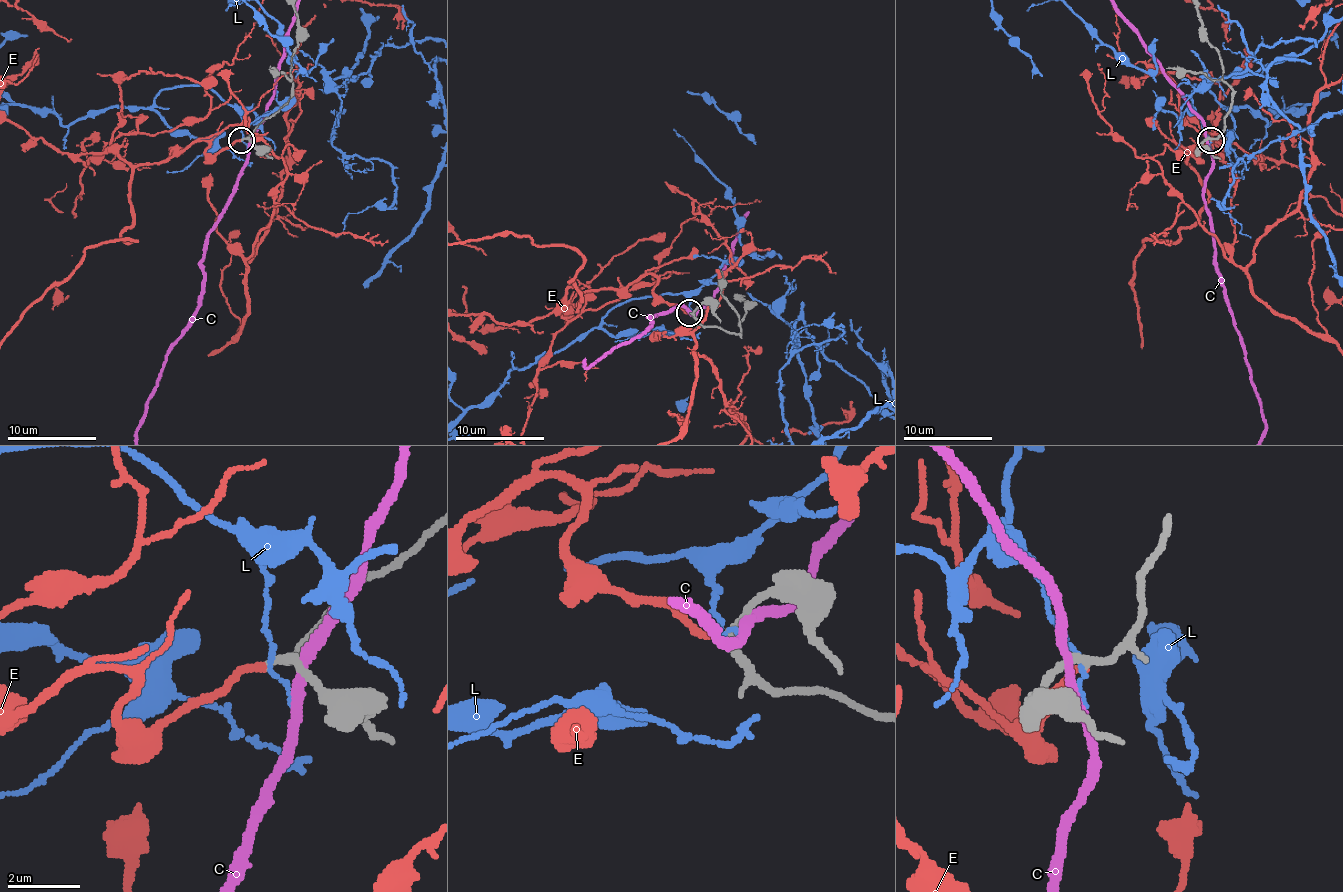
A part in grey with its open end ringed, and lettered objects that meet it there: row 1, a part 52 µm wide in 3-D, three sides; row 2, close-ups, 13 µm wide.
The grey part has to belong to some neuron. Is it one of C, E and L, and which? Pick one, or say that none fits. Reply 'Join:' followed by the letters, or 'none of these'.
Join: E

